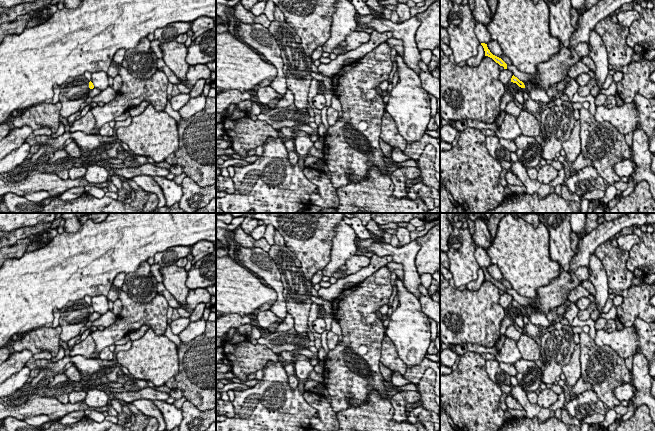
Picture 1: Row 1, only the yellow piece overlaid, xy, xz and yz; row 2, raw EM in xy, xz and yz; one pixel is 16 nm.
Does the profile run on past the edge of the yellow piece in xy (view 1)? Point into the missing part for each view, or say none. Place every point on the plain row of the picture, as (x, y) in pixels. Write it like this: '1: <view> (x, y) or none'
1: none

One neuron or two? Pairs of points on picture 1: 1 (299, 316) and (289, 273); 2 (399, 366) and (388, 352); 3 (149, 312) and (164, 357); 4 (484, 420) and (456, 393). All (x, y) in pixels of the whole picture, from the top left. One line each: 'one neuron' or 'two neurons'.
1: one neuron
2: one neuron
3: two neurons
4: one neuron

